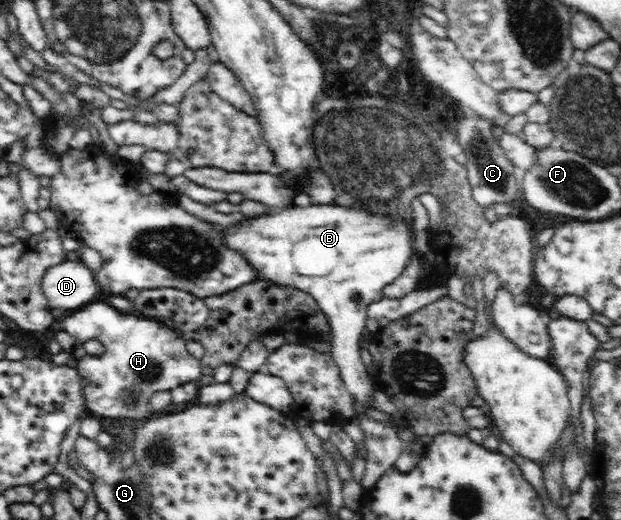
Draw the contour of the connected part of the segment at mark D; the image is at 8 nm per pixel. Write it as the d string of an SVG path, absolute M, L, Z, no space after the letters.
M65 261L48 269L41 280L41 291L53 310L75 310L97 294L96 278L82 262Z

